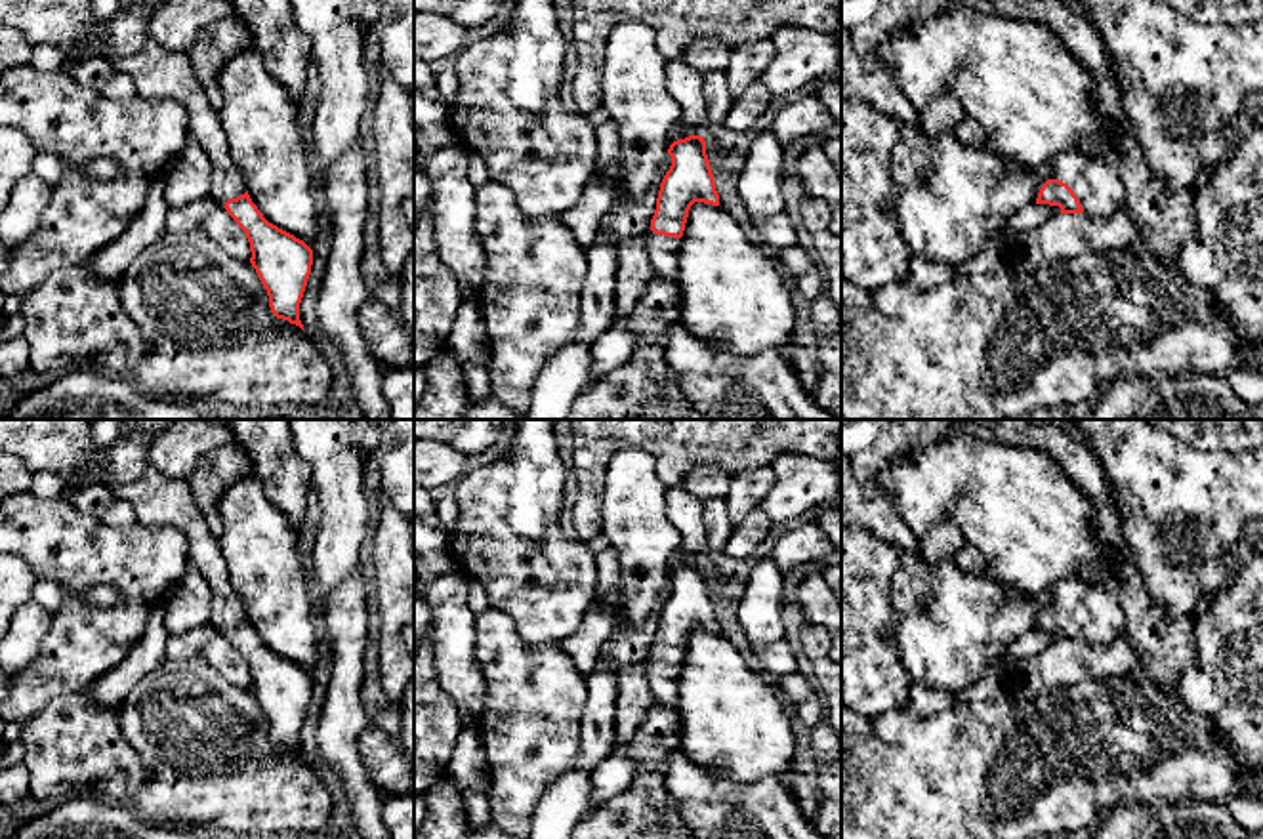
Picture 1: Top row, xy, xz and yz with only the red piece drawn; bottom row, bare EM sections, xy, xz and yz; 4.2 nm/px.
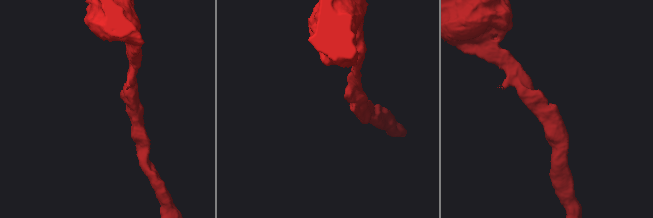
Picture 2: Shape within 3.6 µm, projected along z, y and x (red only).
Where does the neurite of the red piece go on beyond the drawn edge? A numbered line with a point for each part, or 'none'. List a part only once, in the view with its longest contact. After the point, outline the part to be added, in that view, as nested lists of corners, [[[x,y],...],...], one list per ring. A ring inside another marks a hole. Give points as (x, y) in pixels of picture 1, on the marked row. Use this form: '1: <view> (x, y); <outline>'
1: yz (1096, 180); [[[1076,149],[1065,151],[1047,166],[1047,177],[1066,183],[1089,217],[1103,219],[1126,206],[1118,153],[1091,156]]]

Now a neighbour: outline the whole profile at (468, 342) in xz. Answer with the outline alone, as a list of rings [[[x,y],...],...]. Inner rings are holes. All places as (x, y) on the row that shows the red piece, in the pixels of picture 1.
[[[464,299],[460,303],[452,330],[445,341],[445,351],[450,353],[458,362],[488,368],[490,343],[477,301]]]

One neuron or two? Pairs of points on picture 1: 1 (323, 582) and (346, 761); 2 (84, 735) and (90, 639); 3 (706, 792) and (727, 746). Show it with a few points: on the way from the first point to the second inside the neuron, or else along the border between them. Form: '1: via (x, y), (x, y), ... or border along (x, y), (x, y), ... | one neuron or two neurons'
1: border along (359, 569), (327, 601) | two neurons
2: border along (88, 685), (77, 693), (60, 695), (44, 706) | two neurons
3: border along (678, 744), (691, 759), (733, 780), (760, 778) | two neurons

